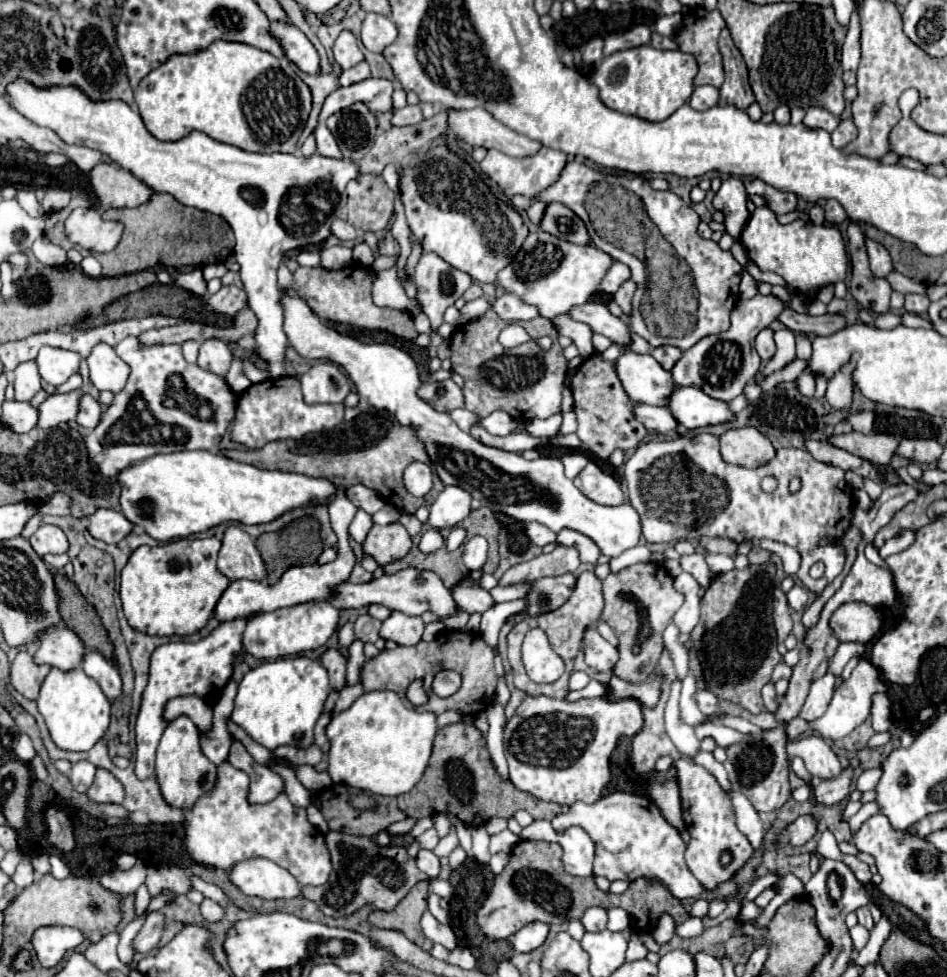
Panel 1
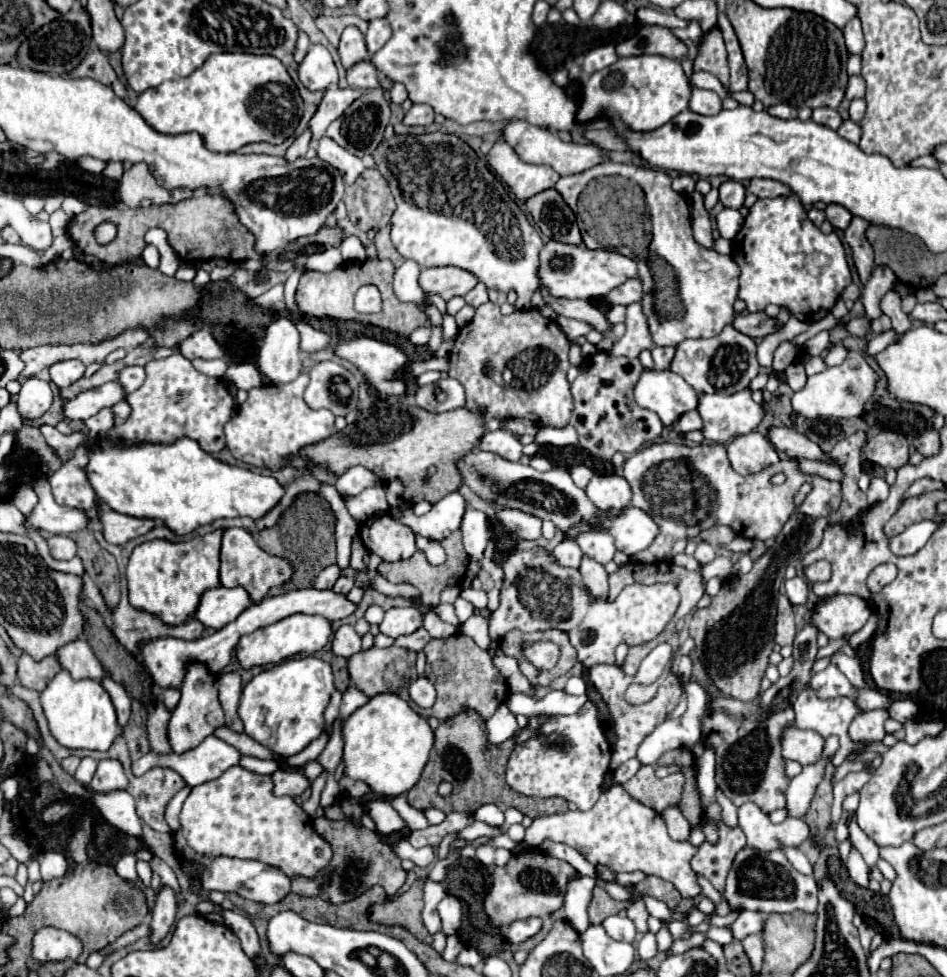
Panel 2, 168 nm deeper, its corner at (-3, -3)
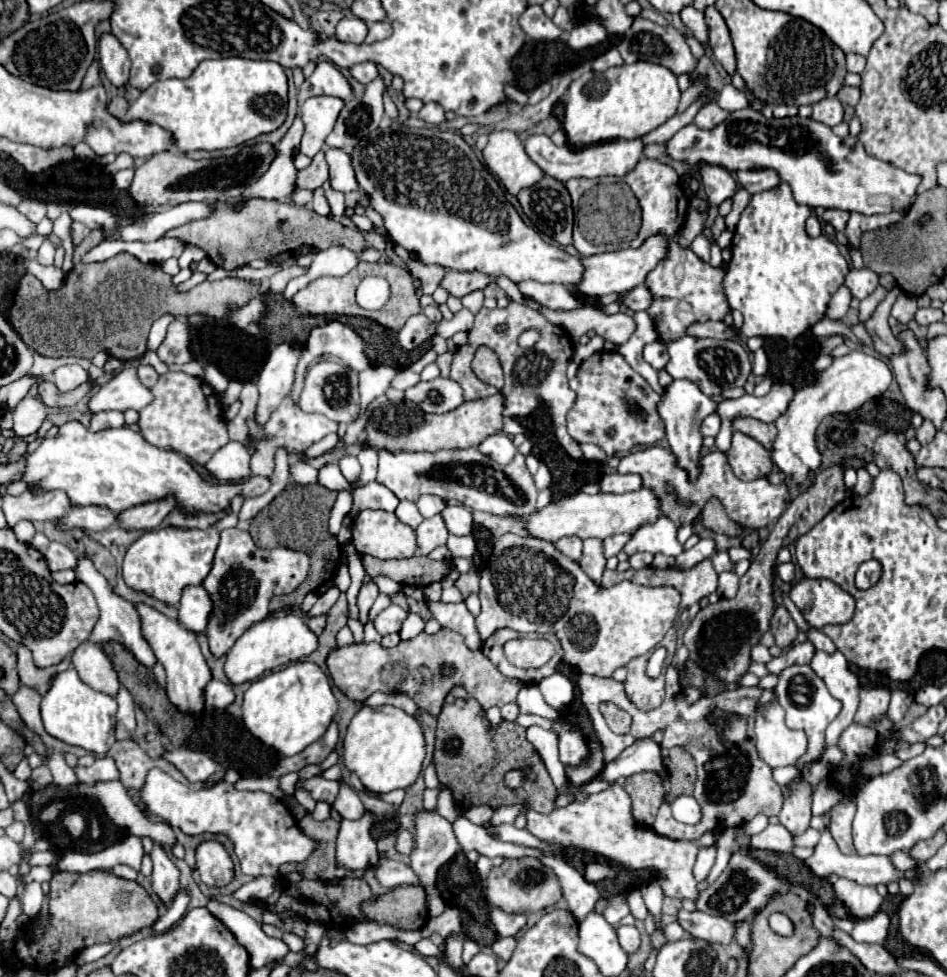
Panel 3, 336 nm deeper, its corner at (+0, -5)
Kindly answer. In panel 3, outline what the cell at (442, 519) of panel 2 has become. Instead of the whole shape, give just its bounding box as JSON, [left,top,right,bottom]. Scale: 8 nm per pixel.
[415,515,449,555]

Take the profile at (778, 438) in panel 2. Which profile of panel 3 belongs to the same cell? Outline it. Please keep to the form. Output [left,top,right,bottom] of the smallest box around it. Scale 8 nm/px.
[731,417,777,449]

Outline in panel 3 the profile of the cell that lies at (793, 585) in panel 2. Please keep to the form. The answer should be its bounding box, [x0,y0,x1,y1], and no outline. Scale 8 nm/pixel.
[777,561,795,583]

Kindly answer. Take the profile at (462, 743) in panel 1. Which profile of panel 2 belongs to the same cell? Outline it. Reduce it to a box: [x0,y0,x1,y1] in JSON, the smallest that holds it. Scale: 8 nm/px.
[406,711,568,819]

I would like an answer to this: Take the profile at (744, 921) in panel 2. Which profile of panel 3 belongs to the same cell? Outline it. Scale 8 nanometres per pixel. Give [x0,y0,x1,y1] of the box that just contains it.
[677,909,735,943]

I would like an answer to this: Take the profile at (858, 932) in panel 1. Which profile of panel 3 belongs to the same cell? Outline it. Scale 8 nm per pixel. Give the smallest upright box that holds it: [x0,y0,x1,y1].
[851,911,889,945]

